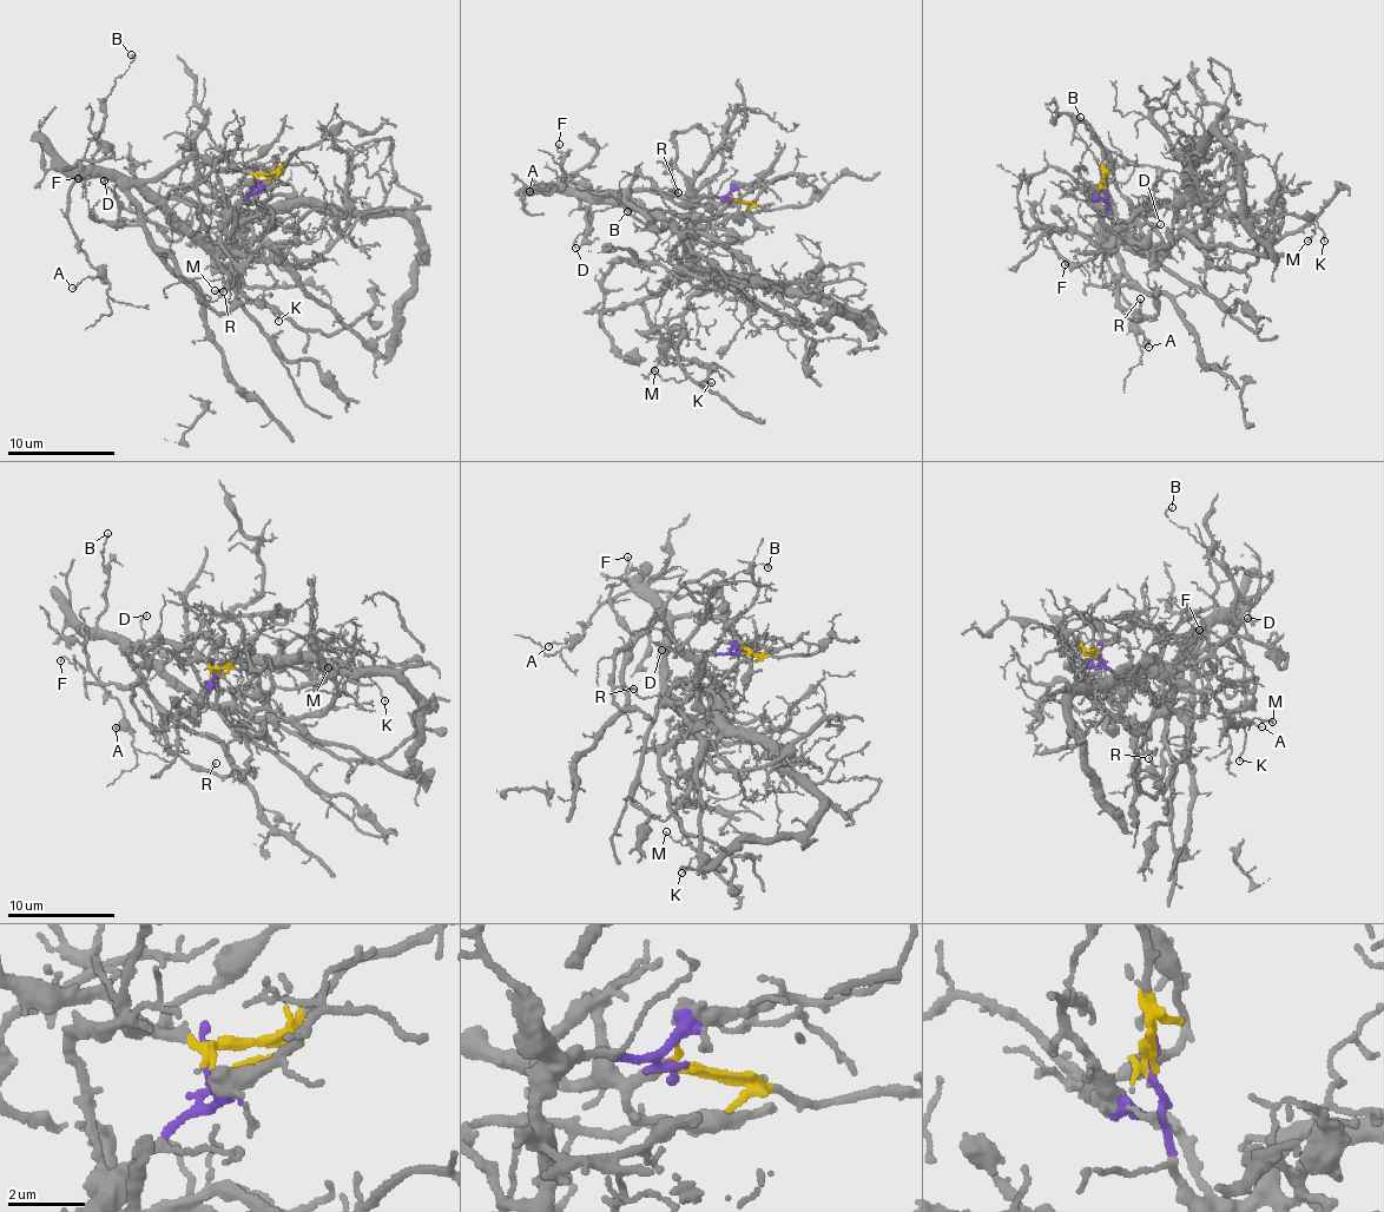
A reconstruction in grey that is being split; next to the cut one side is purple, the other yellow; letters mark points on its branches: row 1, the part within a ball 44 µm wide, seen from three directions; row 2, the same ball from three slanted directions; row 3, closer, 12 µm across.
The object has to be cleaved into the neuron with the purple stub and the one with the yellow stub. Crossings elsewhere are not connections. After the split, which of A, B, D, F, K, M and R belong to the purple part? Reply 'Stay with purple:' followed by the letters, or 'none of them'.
Stay with purple: K, M

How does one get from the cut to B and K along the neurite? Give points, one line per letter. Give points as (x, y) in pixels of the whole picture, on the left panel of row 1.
B: (263, 179), (265, 173), (224, 159), (196, 157), (157, 178), (106, 176), (93, 162), (111, 87), (131, 56)
K: (259, 183), (228, 213), (225, 203), (230, 216), (245, 221), (231, 254), (235, 284), (257, 289), (277, 320)

